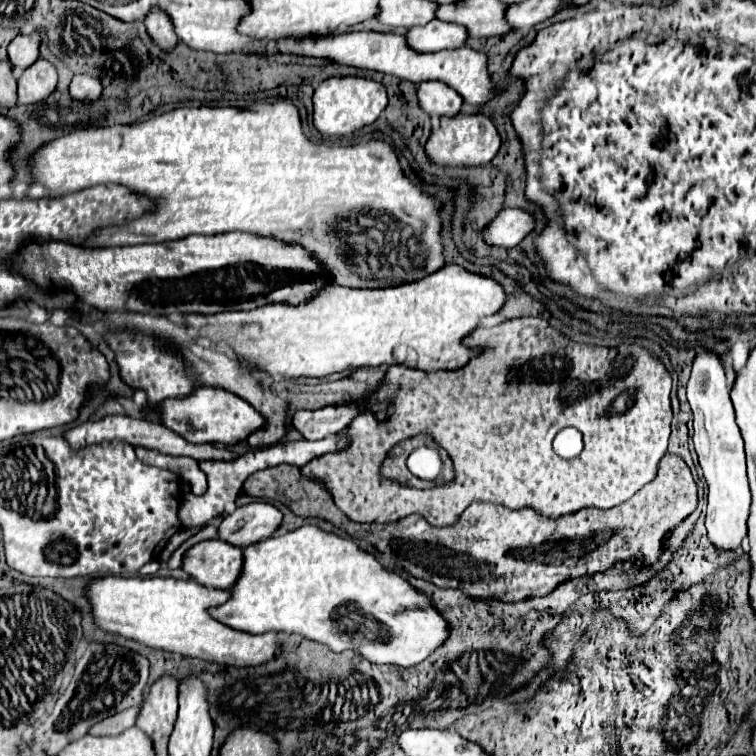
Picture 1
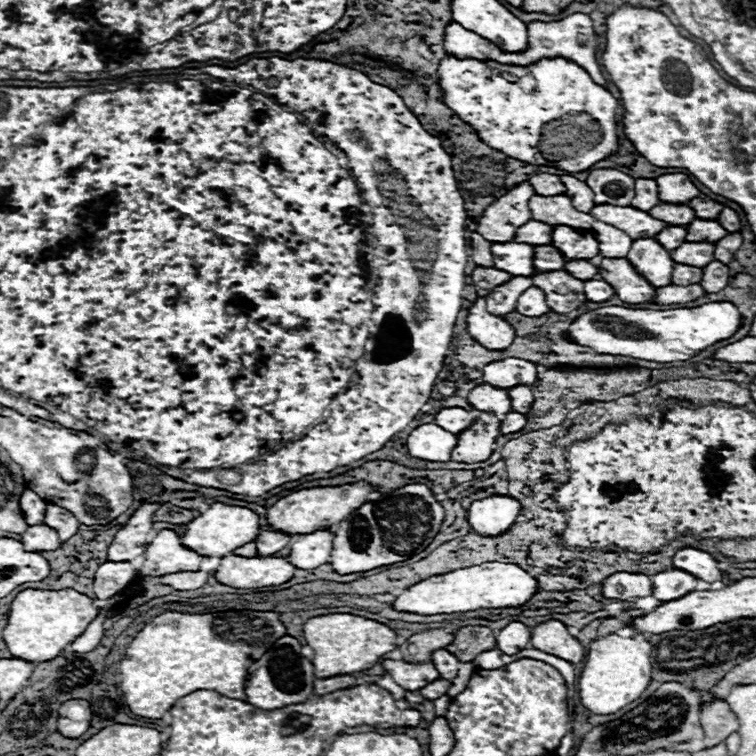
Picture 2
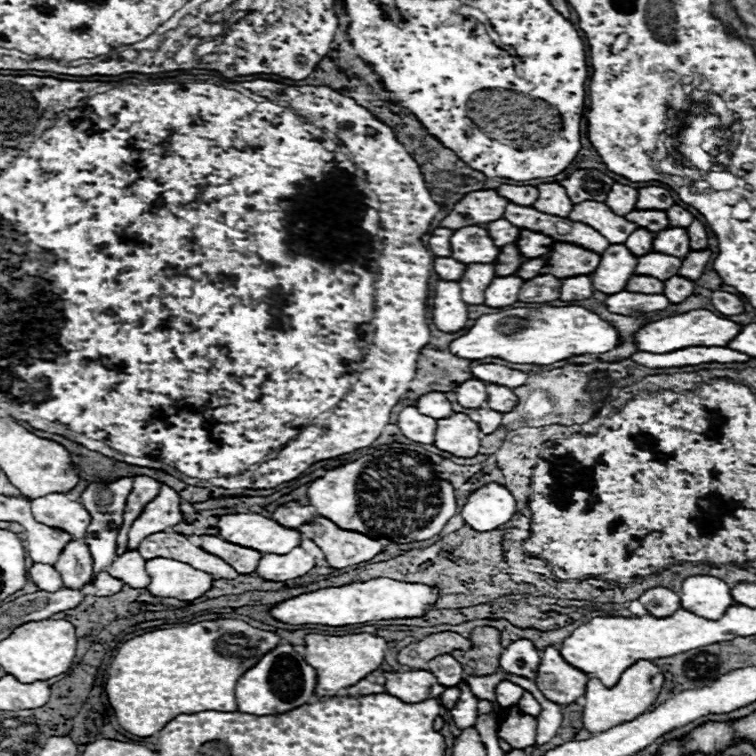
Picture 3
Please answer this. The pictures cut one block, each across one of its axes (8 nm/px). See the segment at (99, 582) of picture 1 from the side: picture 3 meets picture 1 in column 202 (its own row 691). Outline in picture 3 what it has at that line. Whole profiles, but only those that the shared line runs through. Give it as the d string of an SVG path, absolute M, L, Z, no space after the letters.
M638 660L636 664L632 664L620 676L620 682L614 688L606 688L598 678L590 678L588 686L586 686L586 694L582 698L584 728L592 734L600 734L600 732L606 732L608 728L614 728L618 724L636 720L640 714L648 712L648 708L656 702L662 684L664 684L664 674L660 672L658 666L654 666L648 660Z

